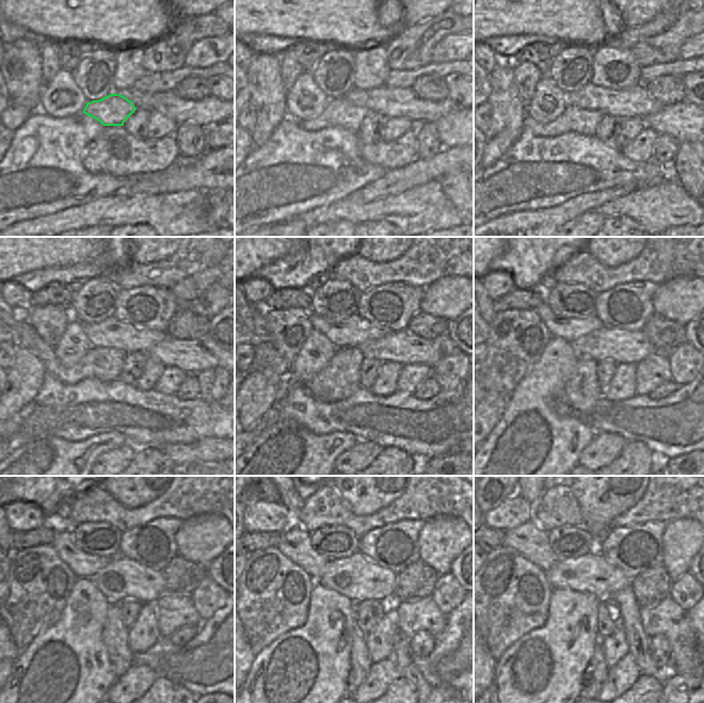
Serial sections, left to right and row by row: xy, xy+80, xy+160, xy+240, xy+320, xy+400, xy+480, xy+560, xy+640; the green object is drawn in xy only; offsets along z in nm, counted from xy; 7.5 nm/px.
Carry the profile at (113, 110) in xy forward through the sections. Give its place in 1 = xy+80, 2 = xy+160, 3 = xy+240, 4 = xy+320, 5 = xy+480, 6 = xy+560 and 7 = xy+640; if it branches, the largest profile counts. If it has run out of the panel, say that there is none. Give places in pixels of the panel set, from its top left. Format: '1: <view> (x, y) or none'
1: xy+80 (337, 112)
2: xy+160 (574, 118)
3: xy+240 (105, 364)
4: xy+320 (339, 379)
5: xy+480 (114, 633)
6: xy+560 (360, 660)
7: xy+640 (595, 674)

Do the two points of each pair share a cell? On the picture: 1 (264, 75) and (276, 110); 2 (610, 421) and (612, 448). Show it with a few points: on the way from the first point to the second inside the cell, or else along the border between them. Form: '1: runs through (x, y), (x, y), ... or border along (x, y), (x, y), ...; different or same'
1: runs through (266, 83), (270, 101); same
2: border along (595, 432), (614, 432), (626, 442); different

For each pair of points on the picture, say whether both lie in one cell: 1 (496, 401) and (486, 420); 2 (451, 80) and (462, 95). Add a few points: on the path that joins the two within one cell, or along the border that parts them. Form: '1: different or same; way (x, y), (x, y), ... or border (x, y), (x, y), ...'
1: same; way (492, 405), (486, 412), (486, 416)
2: same; way (454, 83), (462, 92)

